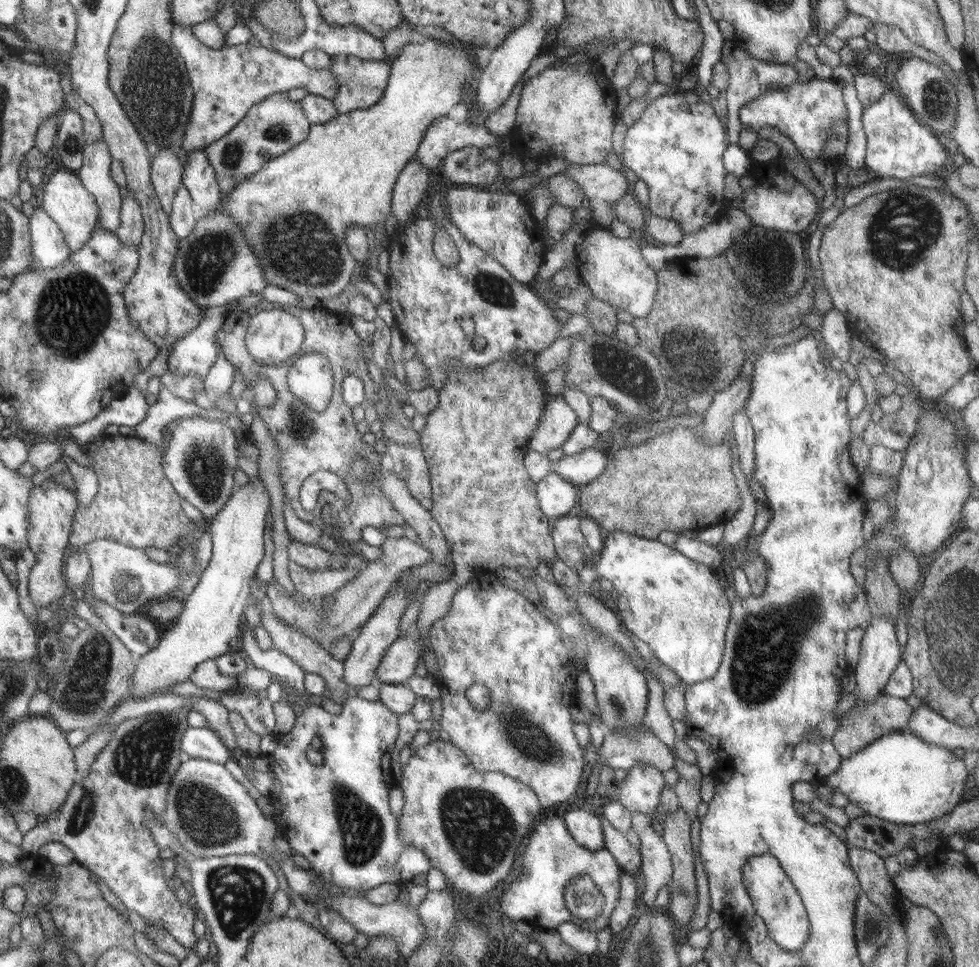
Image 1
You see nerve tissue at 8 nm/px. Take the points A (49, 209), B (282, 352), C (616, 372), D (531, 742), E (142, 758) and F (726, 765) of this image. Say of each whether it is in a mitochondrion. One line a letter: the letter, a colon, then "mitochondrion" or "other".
A: other
B: other
C: mitochondrion
D: mitochondrion
E: mitochondrion
F: other

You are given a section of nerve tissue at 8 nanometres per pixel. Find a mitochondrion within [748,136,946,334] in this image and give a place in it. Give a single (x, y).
(901, 254)

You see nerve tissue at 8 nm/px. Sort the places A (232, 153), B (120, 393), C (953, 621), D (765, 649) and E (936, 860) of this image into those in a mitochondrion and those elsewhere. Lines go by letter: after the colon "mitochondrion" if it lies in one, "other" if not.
A: mitochondrion
B: other
C: mitochondrion
D: mitochondrion
E: other

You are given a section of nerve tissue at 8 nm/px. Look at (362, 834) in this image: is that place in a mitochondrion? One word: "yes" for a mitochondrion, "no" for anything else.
yes

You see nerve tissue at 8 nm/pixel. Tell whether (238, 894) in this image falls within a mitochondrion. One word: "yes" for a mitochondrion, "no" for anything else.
yes

